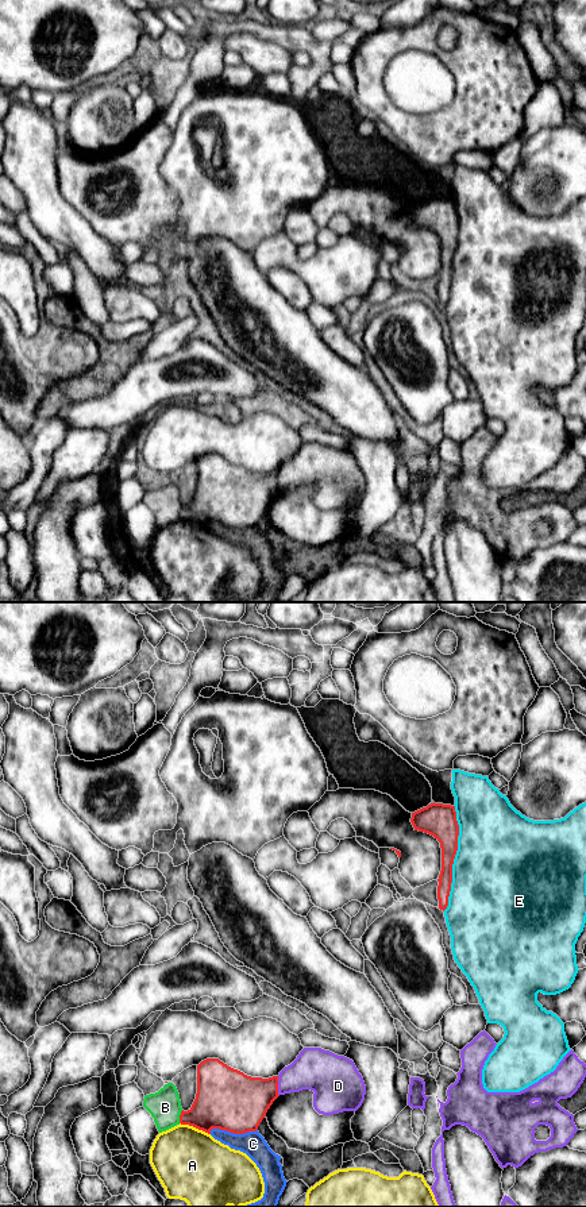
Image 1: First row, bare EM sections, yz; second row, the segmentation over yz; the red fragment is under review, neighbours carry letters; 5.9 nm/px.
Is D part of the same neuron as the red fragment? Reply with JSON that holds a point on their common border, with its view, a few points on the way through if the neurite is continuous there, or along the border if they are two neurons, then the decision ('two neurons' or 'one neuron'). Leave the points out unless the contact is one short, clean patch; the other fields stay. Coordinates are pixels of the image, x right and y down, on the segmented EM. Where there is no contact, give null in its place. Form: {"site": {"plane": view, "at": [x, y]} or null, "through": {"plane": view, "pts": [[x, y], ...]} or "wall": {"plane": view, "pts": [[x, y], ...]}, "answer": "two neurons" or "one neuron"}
{"site": {"plane": "yz", "at": [277, 1086]}, "wall": {"plane": "yz", "pts": [[277, 1076], [278, 1095]]}, "answer": "two neurons"}

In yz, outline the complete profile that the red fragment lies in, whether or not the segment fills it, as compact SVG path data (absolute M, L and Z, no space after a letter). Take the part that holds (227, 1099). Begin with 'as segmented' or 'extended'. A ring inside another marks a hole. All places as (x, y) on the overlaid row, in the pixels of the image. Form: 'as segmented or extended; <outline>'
as segmented; M207 1058L197 1065L196 1099L188 1111L181 1111L180 1123L208 1134L212 1129L257 1131L278 1096L278 1076L251 1077L219 1058Z

